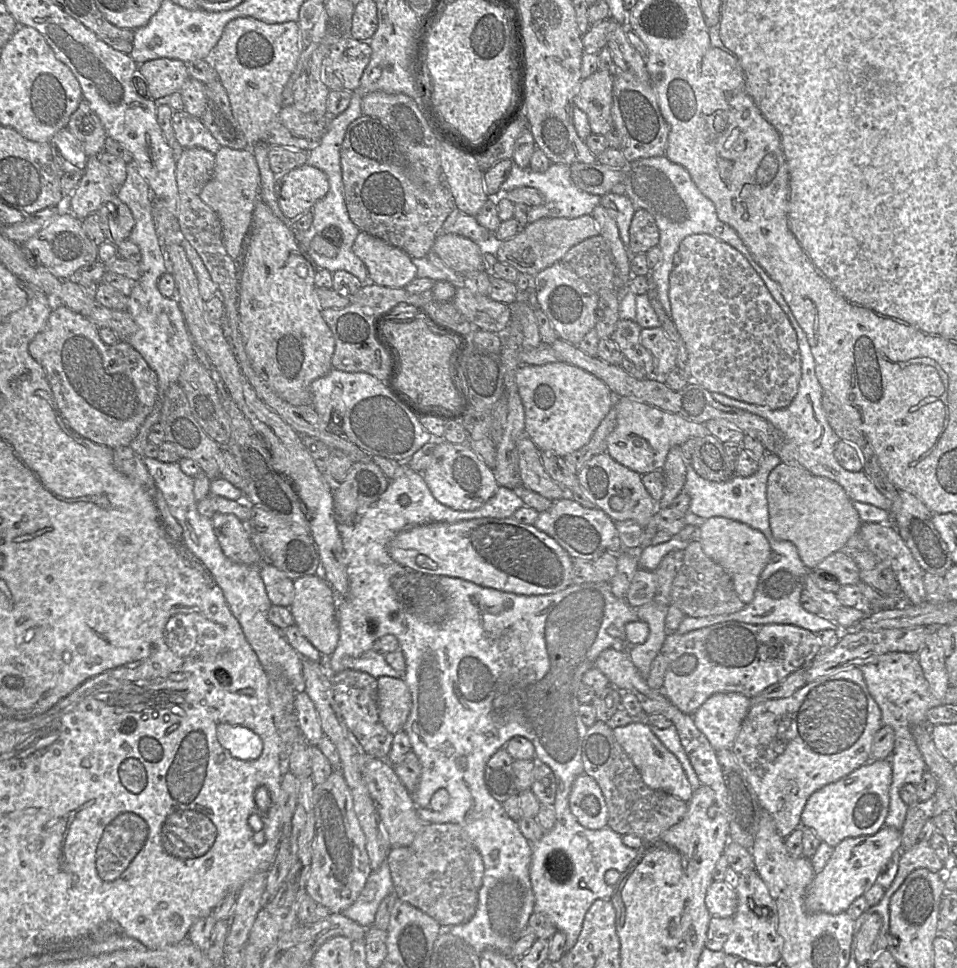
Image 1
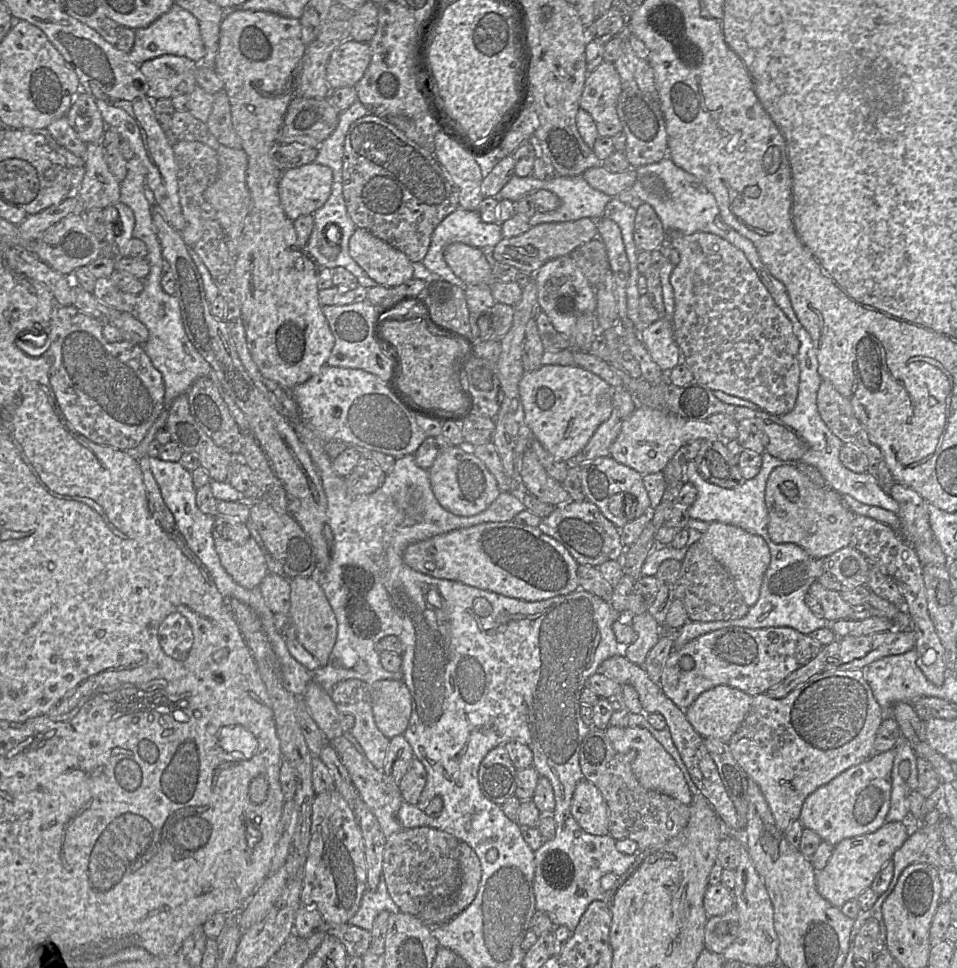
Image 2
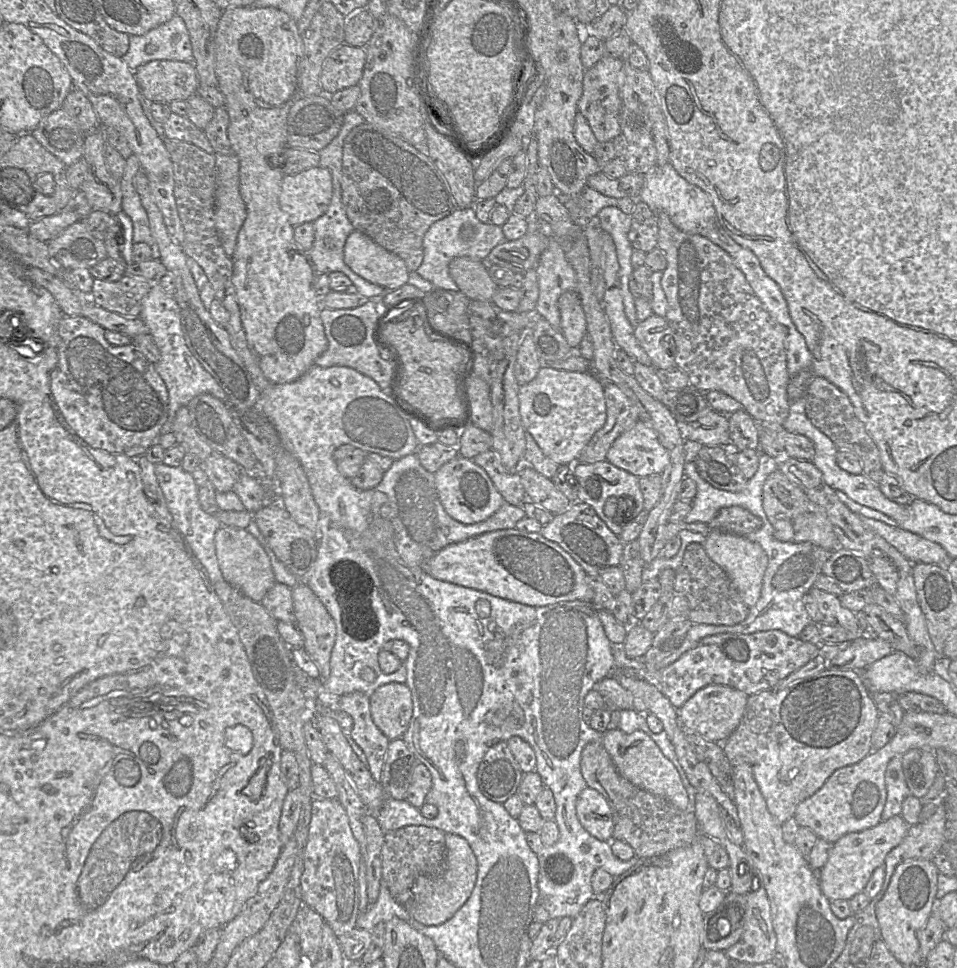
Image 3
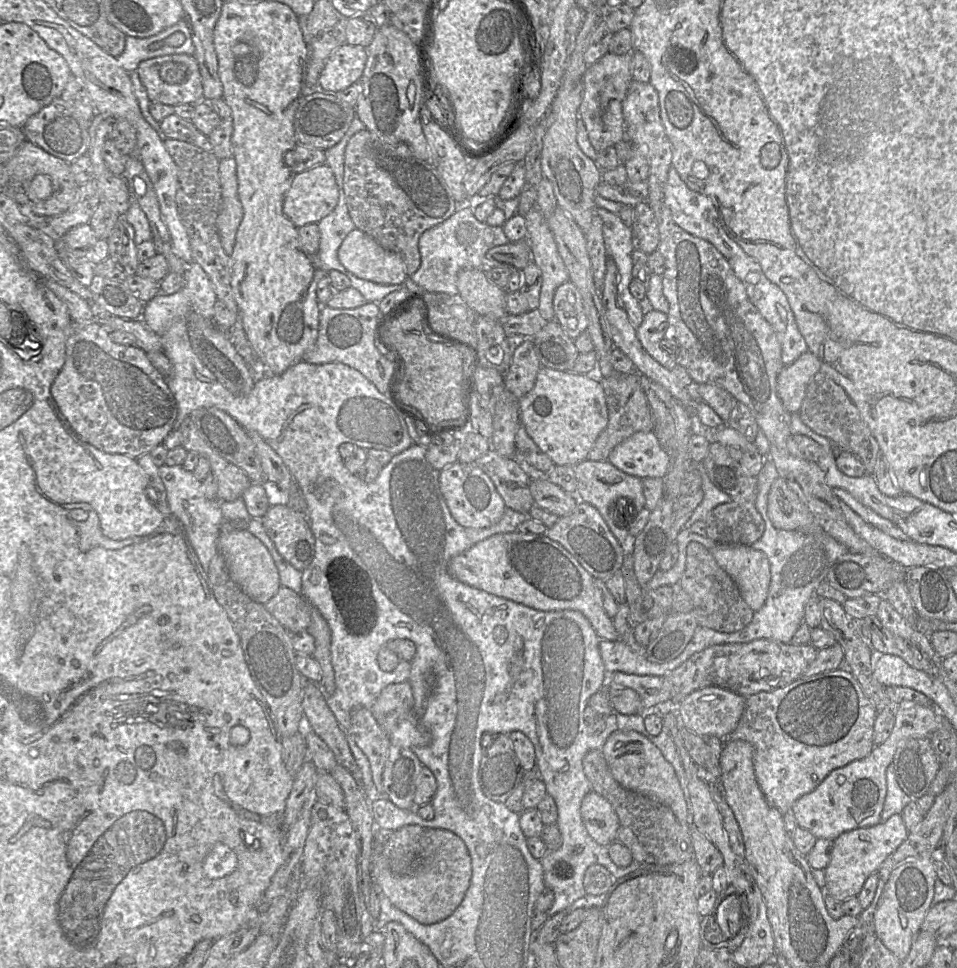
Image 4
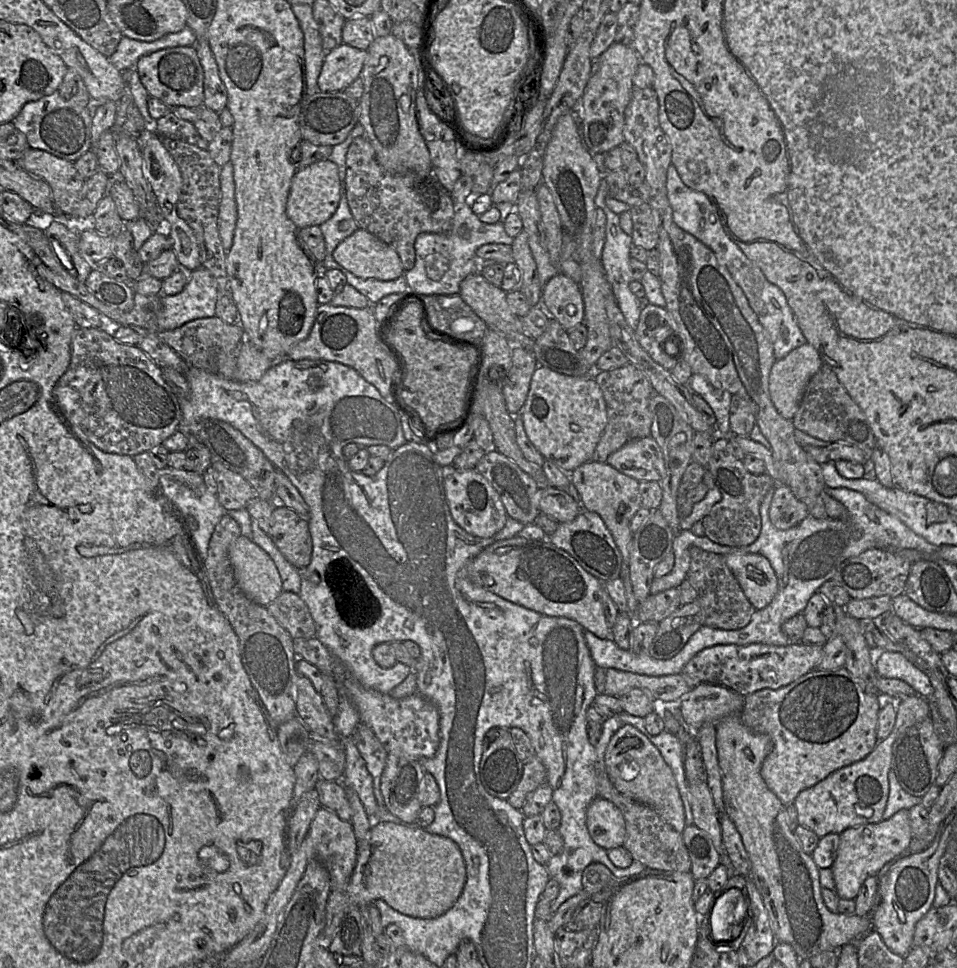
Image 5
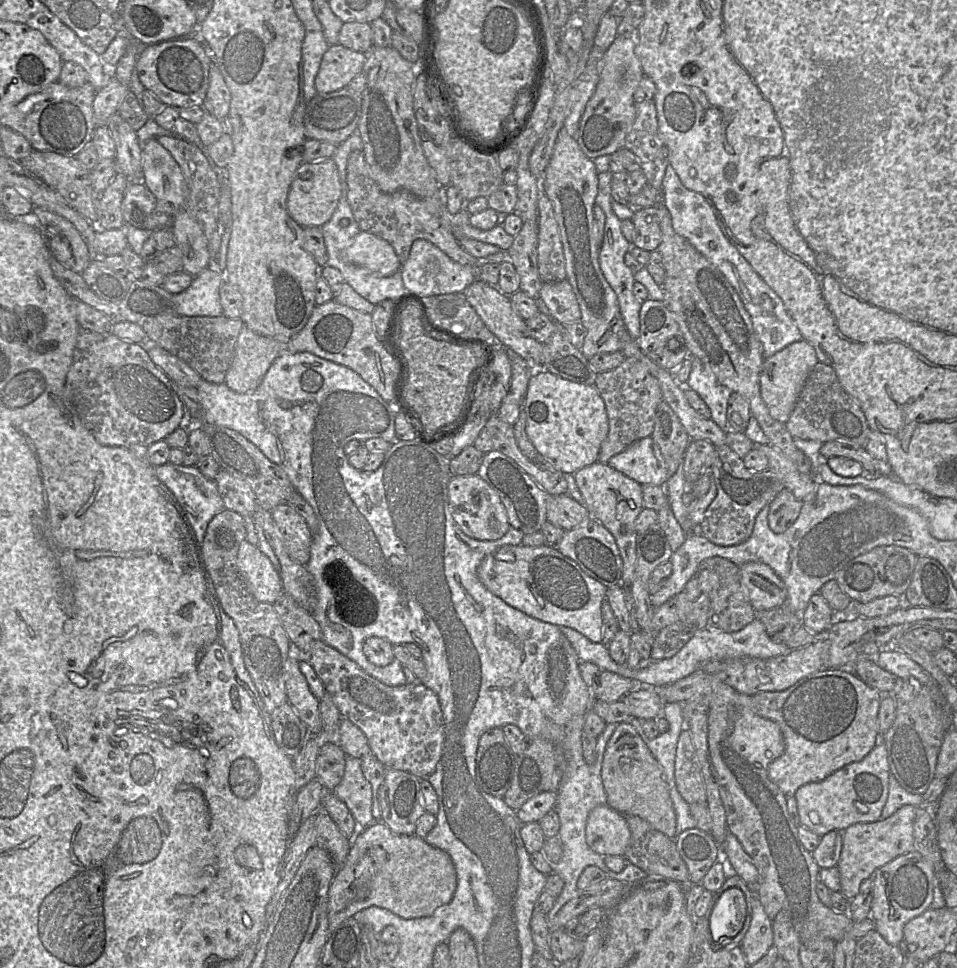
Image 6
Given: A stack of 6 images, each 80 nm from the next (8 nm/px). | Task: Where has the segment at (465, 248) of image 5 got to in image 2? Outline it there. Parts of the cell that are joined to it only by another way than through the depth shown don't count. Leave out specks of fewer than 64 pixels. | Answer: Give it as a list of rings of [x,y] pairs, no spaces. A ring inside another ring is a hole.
[[[458,207],[455,211],[443,219],[435,228],[431,236],[431,243],[422,263],[431,272],[439,275],[441,279],[457,286],[464,287],[464,283],[449,268],[444,259],[444,250],[450,244],[460,242],[466,245],[482,249],[486,246],[494,247],[501,239],[501,225],[498,223],[485,223],[480,219],[477,211],[467,211]]]

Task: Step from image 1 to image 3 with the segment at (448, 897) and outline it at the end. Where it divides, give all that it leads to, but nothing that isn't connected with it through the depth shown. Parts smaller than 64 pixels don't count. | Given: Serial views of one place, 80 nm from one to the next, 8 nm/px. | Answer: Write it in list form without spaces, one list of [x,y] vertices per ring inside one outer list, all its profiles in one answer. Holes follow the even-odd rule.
[[[405,826],[386,832],[382,846],[382,880],[391,896],[401,905],[410,898],[410,890],[420,876],[436,878],[446,869],[445,832],[426,826]]]

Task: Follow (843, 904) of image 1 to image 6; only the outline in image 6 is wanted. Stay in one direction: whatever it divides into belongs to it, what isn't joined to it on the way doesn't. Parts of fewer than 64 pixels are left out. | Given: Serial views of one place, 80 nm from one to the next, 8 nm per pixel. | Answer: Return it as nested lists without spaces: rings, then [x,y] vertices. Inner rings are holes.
[[[904,805],[886,819],[856,823],[843,831],[842,849],[837,863],[840,892],[849,900],[854,898],[863,880],[896,857],[913,850],[914,820],[917,807]]]

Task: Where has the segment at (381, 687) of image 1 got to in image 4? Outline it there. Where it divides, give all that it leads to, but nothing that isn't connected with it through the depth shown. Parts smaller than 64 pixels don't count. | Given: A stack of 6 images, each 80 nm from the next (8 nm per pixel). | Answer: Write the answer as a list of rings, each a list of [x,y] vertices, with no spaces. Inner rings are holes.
[[[409,681],[385,687],[370,708],[378,721],[396,709],[413,709],[414,698]]]

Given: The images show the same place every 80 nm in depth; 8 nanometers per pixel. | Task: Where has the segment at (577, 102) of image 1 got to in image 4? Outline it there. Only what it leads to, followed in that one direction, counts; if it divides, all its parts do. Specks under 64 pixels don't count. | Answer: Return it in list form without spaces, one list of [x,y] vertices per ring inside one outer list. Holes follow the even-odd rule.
[[[607,53],[587,69],[582,77],[583,95],[578,109],[588,139],[596,152],[614,146],[625,138],[625,121],[622,103],[632,81],[630,72],[631,54],[616,55]]]

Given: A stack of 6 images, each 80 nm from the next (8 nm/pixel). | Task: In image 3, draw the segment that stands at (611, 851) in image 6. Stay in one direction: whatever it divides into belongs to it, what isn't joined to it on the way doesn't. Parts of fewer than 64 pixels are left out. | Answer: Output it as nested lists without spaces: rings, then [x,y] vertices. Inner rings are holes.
[[[584,788],[576,801],[576,814],[583,828],[600,841],[614,840],[613,814],[607,800],[597,790]]]

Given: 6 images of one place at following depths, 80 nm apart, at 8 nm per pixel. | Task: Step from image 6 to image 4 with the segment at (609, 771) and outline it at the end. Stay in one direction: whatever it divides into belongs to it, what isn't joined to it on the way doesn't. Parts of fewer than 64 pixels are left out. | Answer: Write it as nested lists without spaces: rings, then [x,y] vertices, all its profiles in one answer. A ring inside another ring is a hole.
[[[616,730],[606,740],[602,751],[612,776],[623,788],[668,806],[682,825],[691,825],[684,793],[673,766],[646,736],[633,730]]]

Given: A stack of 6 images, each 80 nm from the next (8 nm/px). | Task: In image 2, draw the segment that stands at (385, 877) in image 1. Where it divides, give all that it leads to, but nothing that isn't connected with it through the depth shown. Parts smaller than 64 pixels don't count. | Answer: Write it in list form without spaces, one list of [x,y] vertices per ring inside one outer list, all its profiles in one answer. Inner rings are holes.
[[[381,876],[375,890],[365,890],[358,911],[348,923],[370,932],[375,918],[384,910],[390,913],[401,912],[388,892],[384,877]]]

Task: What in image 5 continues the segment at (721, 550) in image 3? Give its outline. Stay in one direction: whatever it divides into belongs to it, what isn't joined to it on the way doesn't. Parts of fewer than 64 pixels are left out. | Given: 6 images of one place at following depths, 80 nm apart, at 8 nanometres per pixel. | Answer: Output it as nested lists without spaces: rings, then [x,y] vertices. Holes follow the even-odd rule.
[[[732,553],[724,560],[755,610],[765,608],[778,590],[778,580],[769,560],[754,553]]]

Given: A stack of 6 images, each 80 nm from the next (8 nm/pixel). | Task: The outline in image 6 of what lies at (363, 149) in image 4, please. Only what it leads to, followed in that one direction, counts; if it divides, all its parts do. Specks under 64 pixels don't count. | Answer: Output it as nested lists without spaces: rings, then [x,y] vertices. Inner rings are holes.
[[[355,150],[347,162],[346,181],[347,199],[360,230],[373,233],[388,241],[399,258],[405,263],[409,258],[412,243],[416,239],[425,239],[442,250],[452,260],[476,268],[479,260],[466,252],[452,233],[452,216],[445,204],[438,198],[419,198],[406,190],[387,193],[380,189],[370,175],[369,165],[363,151]]]

